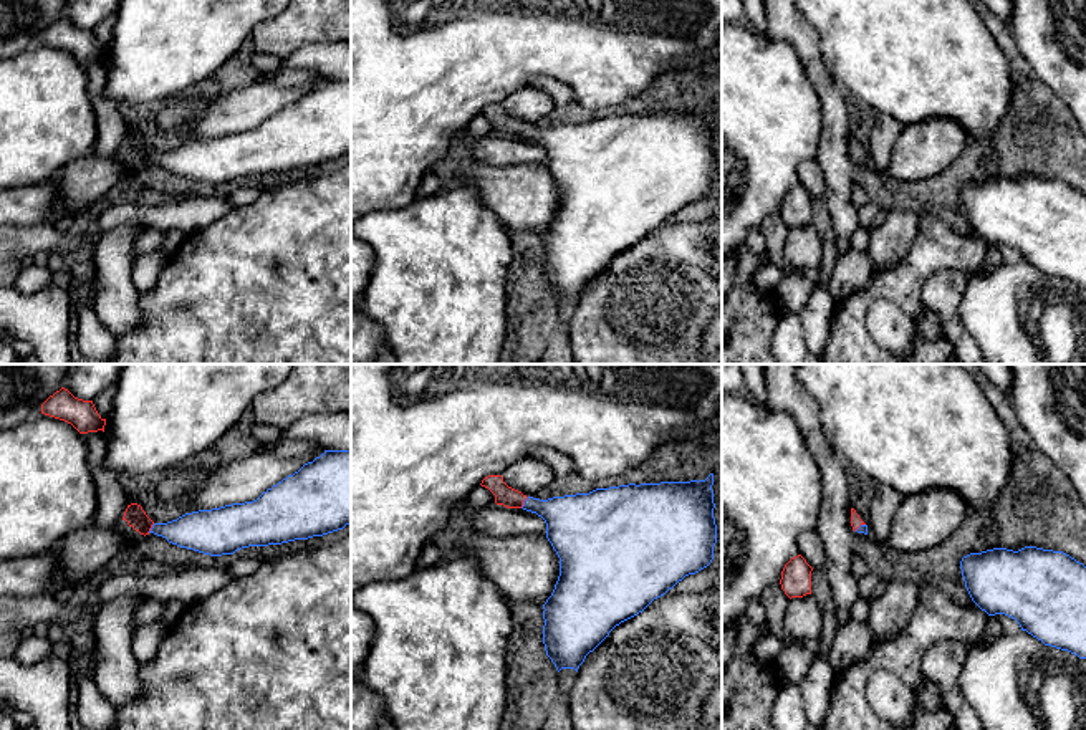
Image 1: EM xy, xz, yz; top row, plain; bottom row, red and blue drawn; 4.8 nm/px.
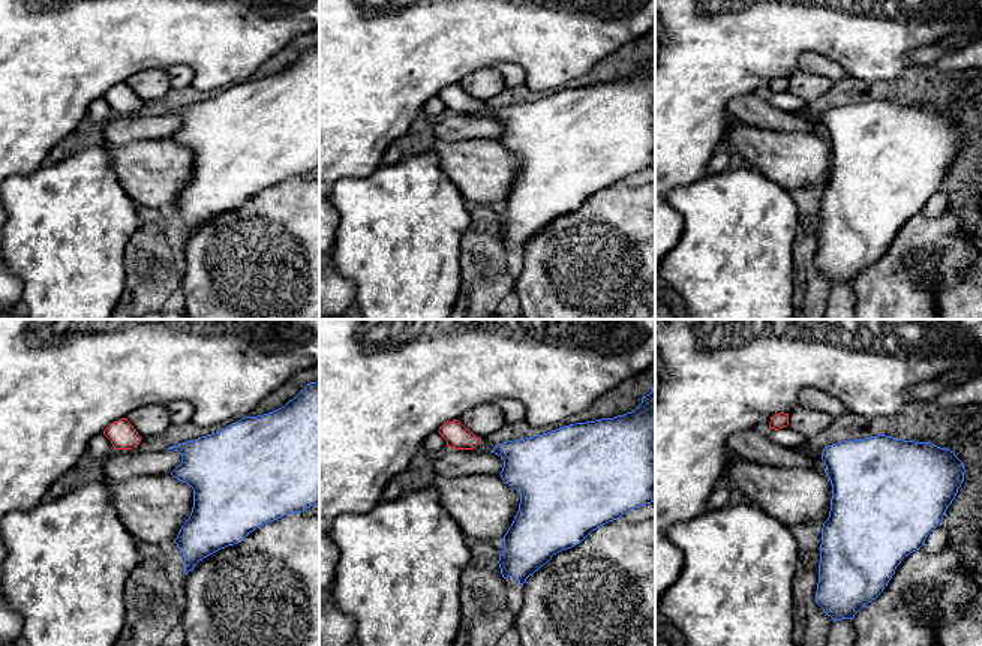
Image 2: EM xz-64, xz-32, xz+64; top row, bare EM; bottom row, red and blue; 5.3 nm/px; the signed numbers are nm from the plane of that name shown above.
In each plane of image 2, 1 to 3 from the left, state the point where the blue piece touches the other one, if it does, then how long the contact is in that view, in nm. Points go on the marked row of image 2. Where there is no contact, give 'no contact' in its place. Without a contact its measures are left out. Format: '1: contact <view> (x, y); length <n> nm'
1: no contact
2: no contact
3: no contact

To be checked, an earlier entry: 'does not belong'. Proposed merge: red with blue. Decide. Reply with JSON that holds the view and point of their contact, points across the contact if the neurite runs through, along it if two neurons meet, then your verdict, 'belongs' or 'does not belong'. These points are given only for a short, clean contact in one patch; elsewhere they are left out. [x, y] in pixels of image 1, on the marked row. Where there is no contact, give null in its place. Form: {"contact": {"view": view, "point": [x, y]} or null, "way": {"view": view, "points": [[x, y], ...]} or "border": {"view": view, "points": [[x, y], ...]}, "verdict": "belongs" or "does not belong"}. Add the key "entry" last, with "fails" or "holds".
{"contact": {"view": "xz", "point": [523, 500]}, "way": {"view": "xz", "points": [[505, 495], [523, 500], [558, 512], [570, 520]]}, "verdict": "belongs", "entry": "fails"}

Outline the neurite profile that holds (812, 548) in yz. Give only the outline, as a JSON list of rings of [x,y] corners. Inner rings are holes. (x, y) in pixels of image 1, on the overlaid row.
[[[814,528],[800,536],[800,553],[813,569],[823,568],[826,561],[824,545]]]

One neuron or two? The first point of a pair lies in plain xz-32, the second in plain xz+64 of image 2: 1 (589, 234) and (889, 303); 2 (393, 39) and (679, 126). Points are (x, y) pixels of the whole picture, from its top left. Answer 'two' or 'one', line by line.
1: one
2: one

